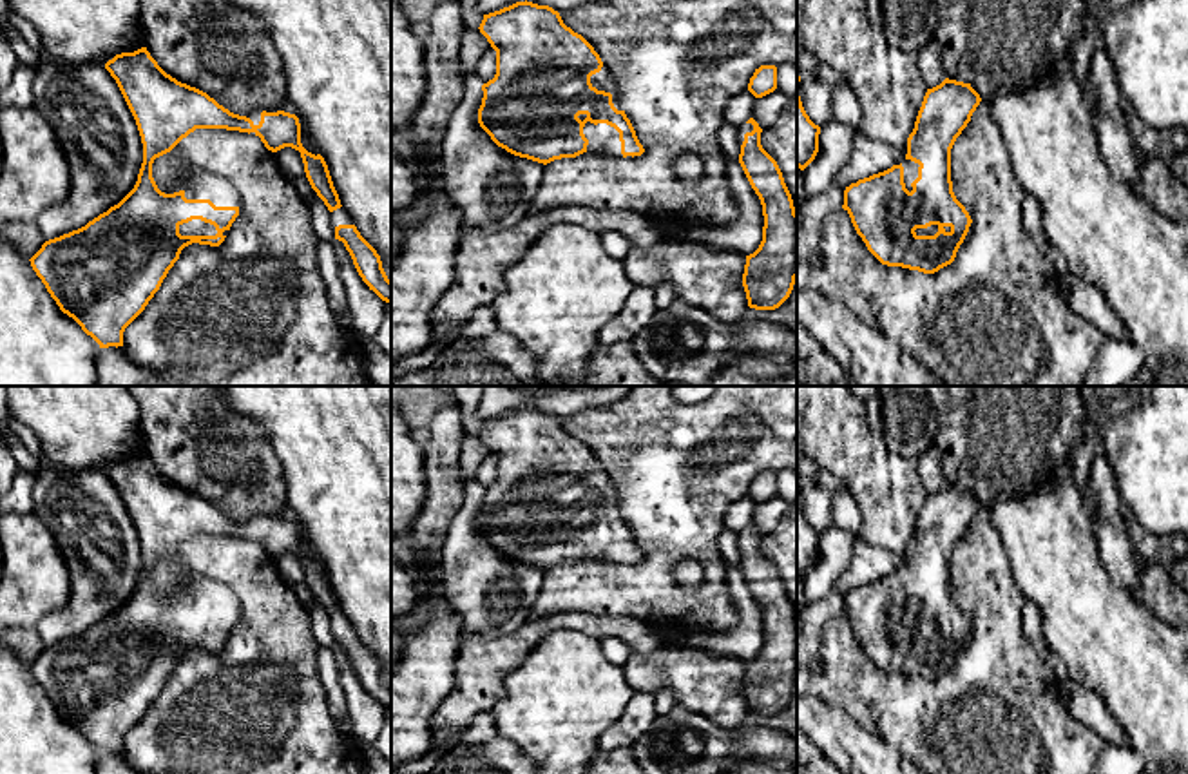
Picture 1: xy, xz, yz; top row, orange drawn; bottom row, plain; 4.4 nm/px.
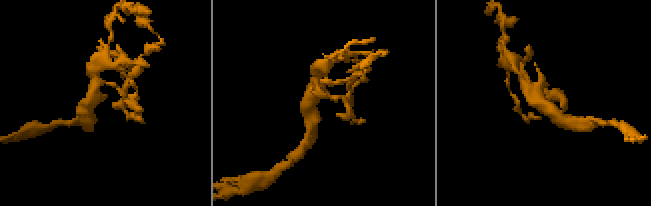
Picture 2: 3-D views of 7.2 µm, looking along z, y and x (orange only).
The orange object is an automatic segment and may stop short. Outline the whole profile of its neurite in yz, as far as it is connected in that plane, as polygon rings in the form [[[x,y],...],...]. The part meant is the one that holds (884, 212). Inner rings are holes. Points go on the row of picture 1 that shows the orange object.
[[[949,78],[927,89],[907,138],[905,160],[846,187],[842,208],[867,250],[882,265],[934,274],[954,261],[972,219],[953,192],[951,149],[980,102],[971,83]]]

